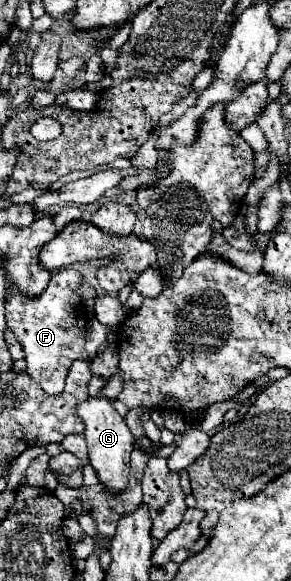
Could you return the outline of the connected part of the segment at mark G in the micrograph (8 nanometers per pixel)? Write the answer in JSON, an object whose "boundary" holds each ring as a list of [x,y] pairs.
{"boundary":[[[91,397],[77,407],[79,417],[85,423],[85,441],[89,449],[89,463],[95,469],[99,483],[105,487],[109,495],[121,495],[127,489],[129,481],[129,455],[133,451],[133,435],[125,423],[125,419],[113,409],[111,399]]]}

